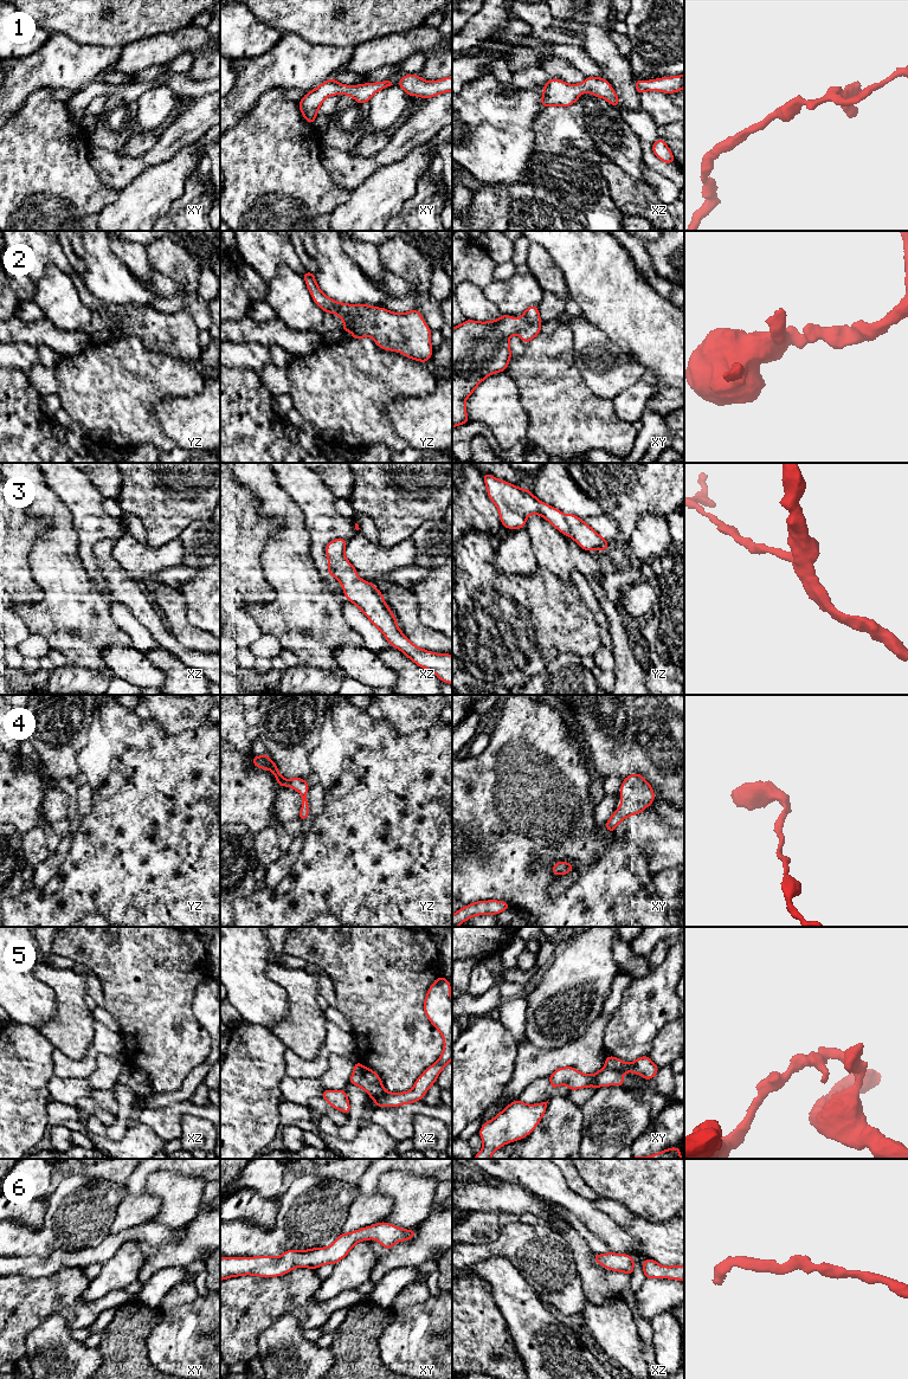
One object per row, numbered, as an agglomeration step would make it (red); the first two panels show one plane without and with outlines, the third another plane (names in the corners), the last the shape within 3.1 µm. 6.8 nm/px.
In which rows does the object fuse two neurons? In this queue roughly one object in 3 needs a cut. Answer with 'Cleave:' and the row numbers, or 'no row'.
Cleave: 5

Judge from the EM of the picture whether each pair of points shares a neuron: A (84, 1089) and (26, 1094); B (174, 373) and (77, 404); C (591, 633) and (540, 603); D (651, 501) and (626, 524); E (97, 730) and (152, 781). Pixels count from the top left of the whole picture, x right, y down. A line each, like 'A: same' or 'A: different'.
A: different
B: same
C: same
D: same
E: different

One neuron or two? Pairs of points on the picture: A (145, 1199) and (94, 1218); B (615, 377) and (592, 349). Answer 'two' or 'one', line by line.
A: two
B: one

